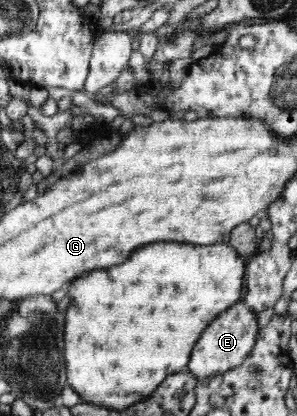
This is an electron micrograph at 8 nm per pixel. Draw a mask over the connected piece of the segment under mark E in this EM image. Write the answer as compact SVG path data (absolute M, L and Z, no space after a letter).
M241 299L211 321L211 324L201 332L197 344L191 350L191 360L187 364L189 371L197 377L197 382L205 377L226 373L246 361L247 355L253 350L255 340L257 340L259 332L257 318L253 309Z

